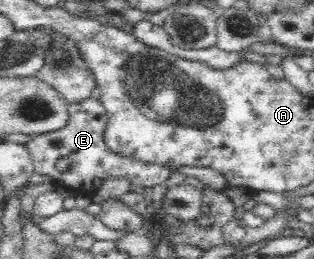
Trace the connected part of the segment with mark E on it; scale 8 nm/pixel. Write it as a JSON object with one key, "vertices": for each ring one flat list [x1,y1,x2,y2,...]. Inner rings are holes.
{"vertices":[[89,98,77,103,68,104,66,124,58,130,49,133,32,135,25,143,25,148,31,154,34,172,45,175,53,180,53,184,67,187,74,195,83,195,88,198,99,191,108,177,125,178,133,189,154,188,156,185,165,185,172,175,169,170,156,164,143,164,131,158,123,158,111,154,104,142,104,131,108,115,100,100],[67,157,72,165,67,172,61,172,56,167,58,158]]}

